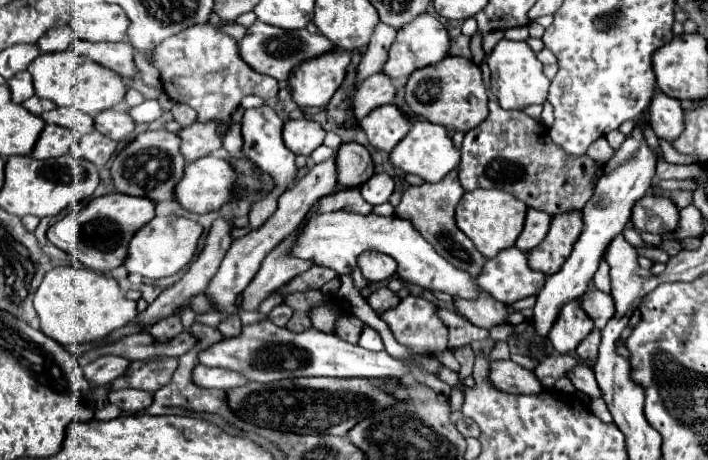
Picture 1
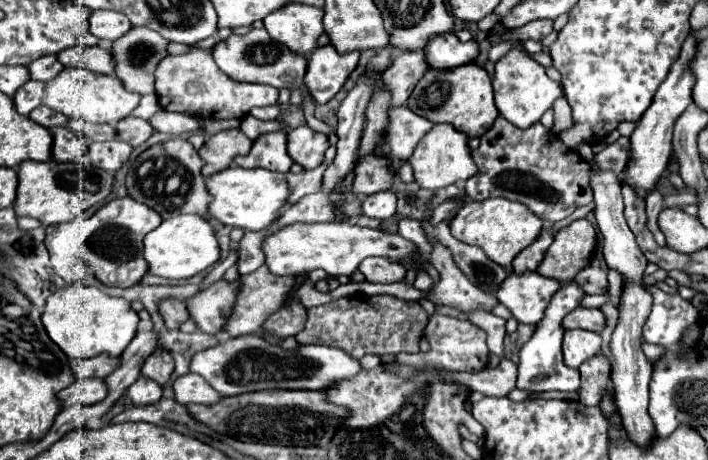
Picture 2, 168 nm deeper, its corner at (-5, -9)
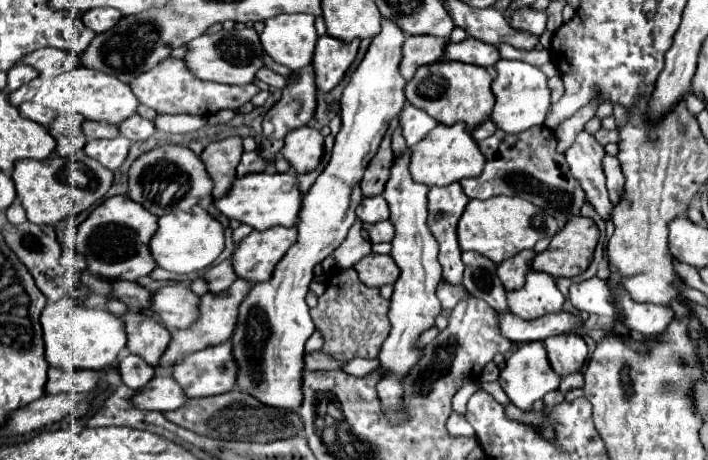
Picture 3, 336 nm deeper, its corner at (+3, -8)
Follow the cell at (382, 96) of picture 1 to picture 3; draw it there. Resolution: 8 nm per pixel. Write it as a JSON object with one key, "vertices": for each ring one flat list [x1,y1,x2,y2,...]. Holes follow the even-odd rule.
{"vertices":[[413,35,407,37,403,43,403,59,399,65,401,77,405,77,405,81,411,81,411,77,415,75,417,67,421,65,431,65,433,61,443,57,443,47,449,39,439,39,433,35]]}

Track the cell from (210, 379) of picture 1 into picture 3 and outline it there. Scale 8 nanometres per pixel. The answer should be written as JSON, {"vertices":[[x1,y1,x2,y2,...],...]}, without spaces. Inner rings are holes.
{"vertices":[[155,375,143,391,133,399,133,403,139,409,151,409,151,411,171,411,179,409,187,397,183,397,183,389,175,385,175,379,171,375]]}

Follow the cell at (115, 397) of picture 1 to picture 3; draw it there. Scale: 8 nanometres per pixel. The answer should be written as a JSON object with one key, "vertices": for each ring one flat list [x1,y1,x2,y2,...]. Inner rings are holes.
{"vertices":[[125,355,119,361,119,373,121,373,121,381,131,389,143,389,143,385,147,385,151,377,155,377,155,369,149,367,137,355]]}

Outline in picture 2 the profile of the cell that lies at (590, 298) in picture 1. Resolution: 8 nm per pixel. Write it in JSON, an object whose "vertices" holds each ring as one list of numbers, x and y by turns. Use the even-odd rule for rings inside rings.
{"vertices":[[575,308,563,318,563,330,591,330,591,332,601,332,605,326,605,316,601,310,589,310,589,308]]}

